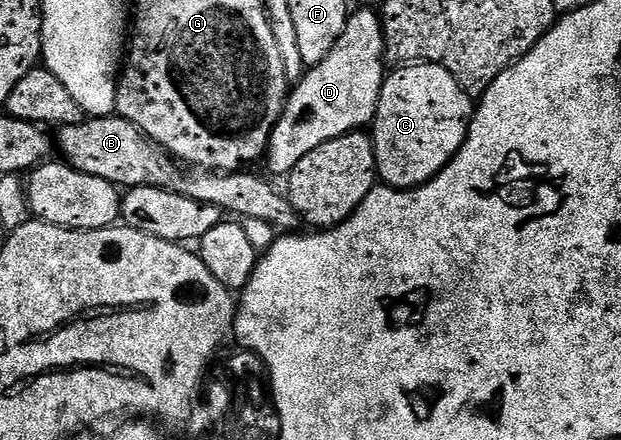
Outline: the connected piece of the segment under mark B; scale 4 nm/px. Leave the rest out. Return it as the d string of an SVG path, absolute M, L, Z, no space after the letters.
M89 117L78 125L60 126L58 133L61 134L55 137L55 145L56 148L57 145L61 148L60 156L74 169L87 175L107 179L118 187L154 185L160 189L170 189L172 193L181 193L184 197L211 203L226 214L238 218L250 217L253 221L274 225L281 229L277 231L293 231L298 228L299 218L293 204L271 182L249 173L253 171L186 171L138 125L122 117Z

